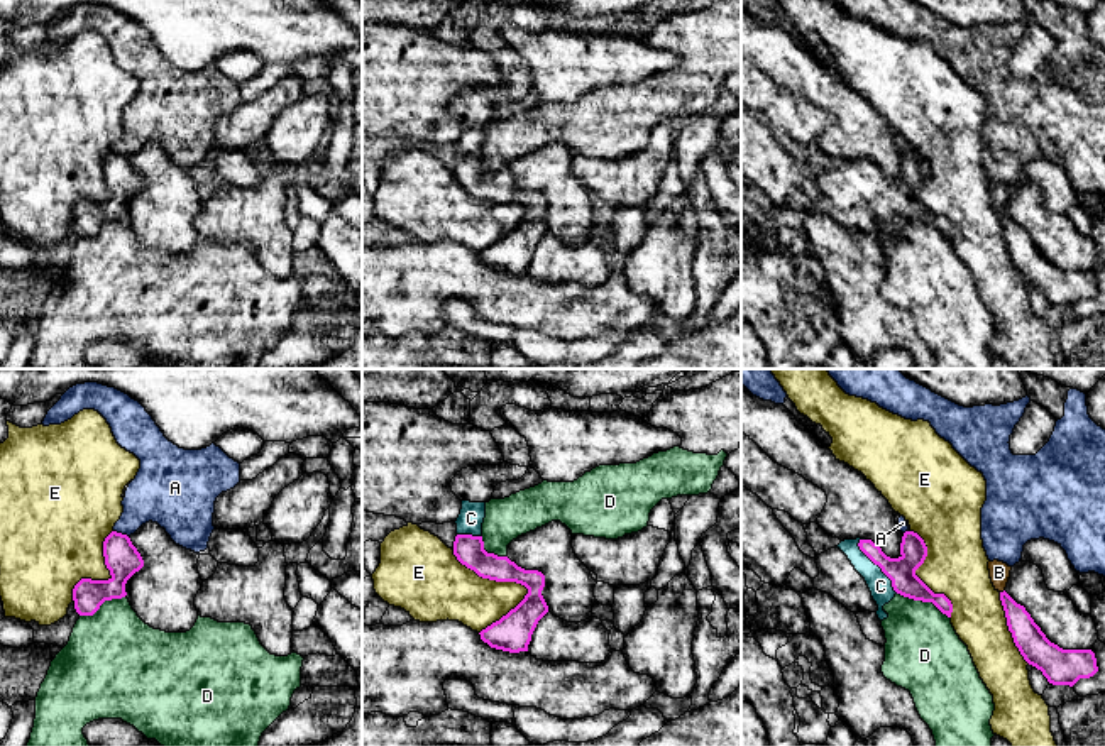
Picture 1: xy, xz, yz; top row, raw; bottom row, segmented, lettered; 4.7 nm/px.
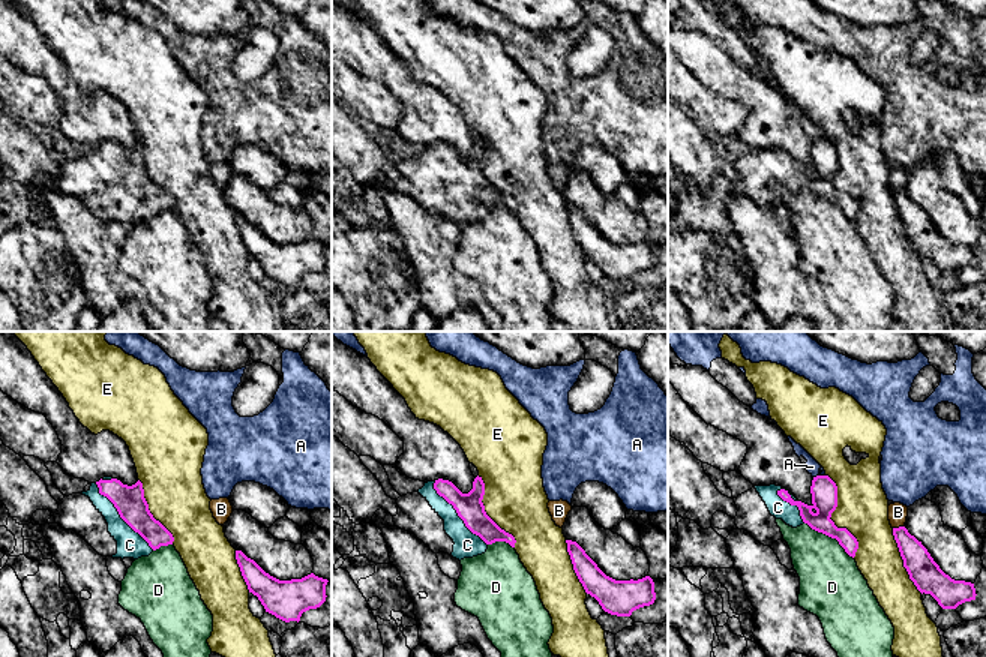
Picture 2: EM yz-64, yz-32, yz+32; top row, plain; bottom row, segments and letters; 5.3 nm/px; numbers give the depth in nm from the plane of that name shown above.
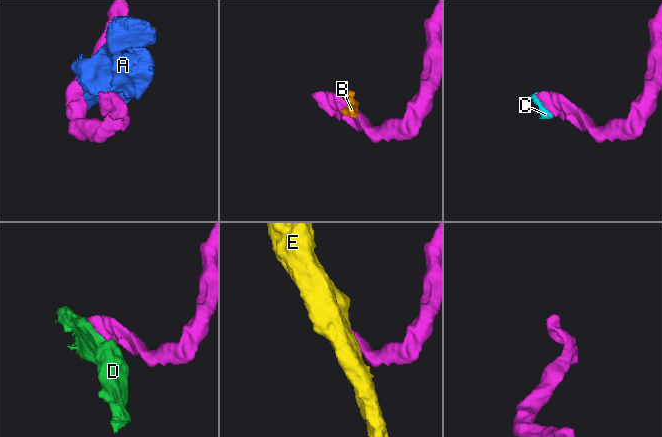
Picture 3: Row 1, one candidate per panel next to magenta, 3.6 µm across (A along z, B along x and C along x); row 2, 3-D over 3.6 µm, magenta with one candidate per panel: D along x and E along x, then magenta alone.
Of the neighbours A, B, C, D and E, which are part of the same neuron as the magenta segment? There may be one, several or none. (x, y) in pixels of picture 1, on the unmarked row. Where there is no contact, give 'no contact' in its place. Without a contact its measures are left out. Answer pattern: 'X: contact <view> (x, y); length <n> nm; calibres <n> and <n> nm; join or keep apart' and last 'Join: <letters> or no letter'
A: contact xy (120, 154); length 80 nm; calibres 160 and 260 nm; keep apart
B: contact yz (1004, 212); length 30 nm; calibres 140 and 100 nm; keep apart
C: contact yz (877, 185); length 320 nm; calibres 130 and 110 nm; join
D: contact yz (924, 222); length 280 nm; calibres 130 and 360 nm; keep apart
E: contact xz (515, 202); length 420 nm; calibres 180 and 240 nm; keep apart
Join: C

